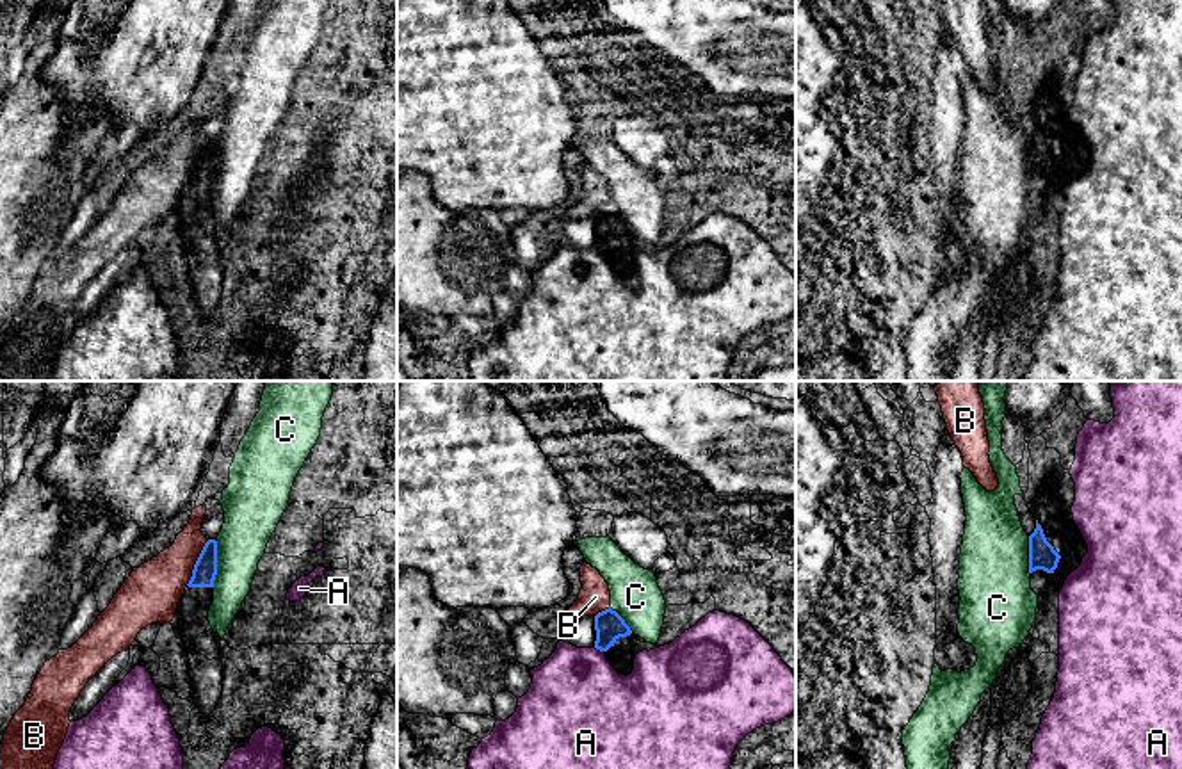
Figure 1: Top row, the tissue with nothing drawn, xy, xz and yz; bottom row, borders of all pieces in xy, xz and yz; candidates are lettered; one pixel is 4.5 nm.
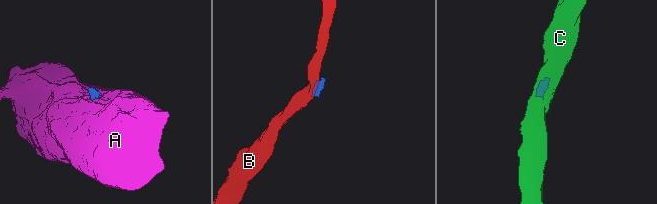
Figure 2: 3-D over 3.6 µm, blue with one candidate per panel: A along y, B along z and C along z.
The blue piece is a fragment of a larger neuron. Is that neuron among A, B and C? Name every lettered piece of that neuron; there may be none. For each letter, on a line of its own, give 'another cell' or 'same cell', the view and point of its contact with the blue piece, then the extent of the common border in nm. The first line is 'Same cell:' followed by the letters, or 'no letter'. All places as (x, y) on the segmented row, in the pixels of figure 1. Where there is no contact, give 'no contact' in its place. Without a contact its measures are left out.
Same cell: no letter
A: another cell; contact xz (600, 650); length 50 nm
B: another cell; contact xy (196, 563); length 240 nm
C: another cell; contact xy (216, 563); length 220 nm

